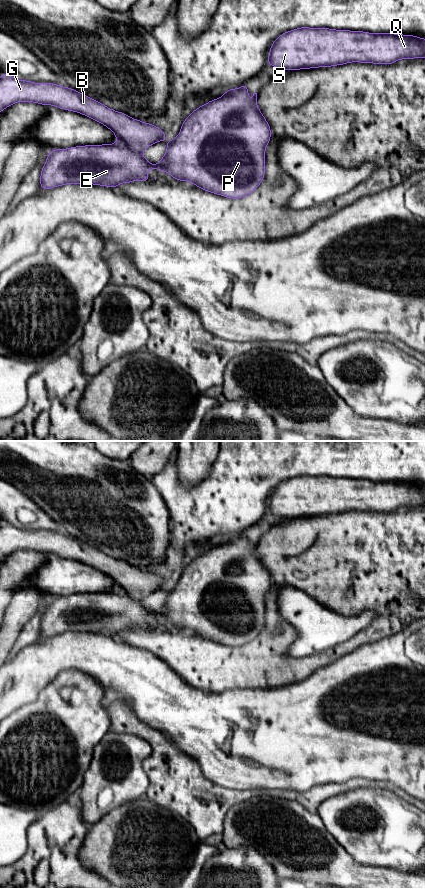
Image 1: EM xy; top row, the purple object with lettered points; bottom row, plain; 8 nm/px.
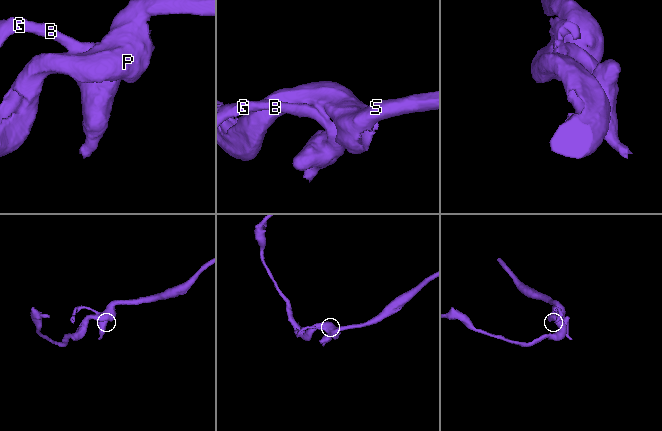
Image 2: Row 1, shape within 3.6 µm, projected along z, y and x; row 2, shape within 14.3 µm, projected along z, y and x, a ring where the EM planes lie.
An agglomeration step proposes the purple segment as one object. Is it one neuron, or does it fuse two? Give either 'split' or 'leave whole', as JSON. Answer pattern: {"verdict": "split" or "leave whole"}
{"verdict": "split"}

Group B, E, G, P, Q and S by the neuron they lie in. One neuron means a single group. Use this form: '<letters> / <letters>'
B G / E P Q S

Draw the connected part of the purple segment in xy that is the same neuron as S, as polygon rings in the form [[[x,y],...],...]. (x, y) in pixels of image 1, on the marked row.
[[[300,27],[279,35],[265,64],[284,70],[333,67],[352,62],[389,65],[399,59],[425,58],[425,39],[416,35]]]

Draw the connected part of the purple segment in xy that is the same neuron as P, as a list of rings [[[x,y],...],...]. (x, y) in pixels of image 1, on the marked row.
[[[243,83],[243,85],[236,90],[232,87],[225,91],[224,95],[220,98],[213,99],[206,104],[193,110],[192,113],[182,122],[179,135],[167,143],[167,150],[162,157],[162,160],[157,164],[151,164],[147,159],[145,159],[141,152],[136,152],[129,148],[123,143],[114,144],[101,144],[101,145],[84,145],[75,146],[67,149],[54,149],[51,150],[47,156],[46,162],[41,169],[40,175],[40,188],[41,190],[52,189],[54,187],[59,187],[65,184],[92,184],[100,185],[105,187],[117,188],[121,183],[131,183],[136,180],[141,180],[142,182],[147,182],[150,180],[147,175],[149,169],[155,169],[156,171],[163,170],[165,173],[170,174],[177,181],[189,181],[193,183],[196,187],[199,187],[207,192],[214,193],[216,195],[221,195],[229,199],[239,199],[253,193],[265,177],[265,148],[268,146],[271,139],[271,127],[267,120],[264,118],[263,113],[259,110],[257,106],[257,93],[253,93],[252,100],[249,102],[248,98],[248,83]]]

